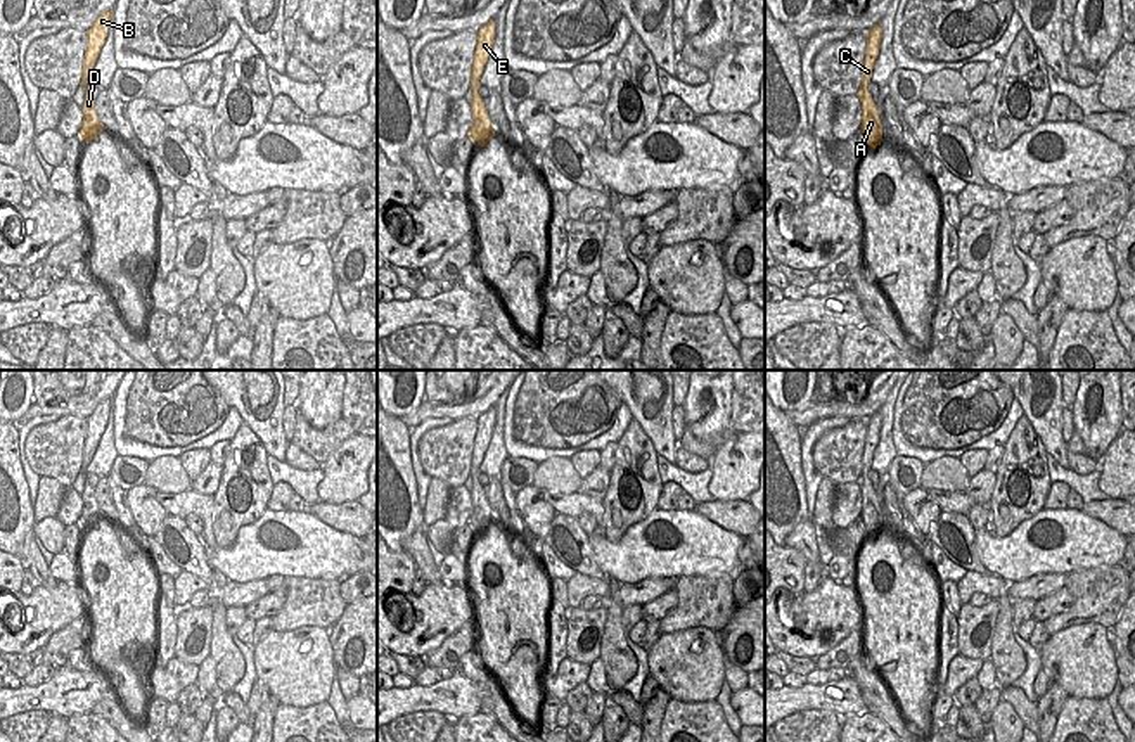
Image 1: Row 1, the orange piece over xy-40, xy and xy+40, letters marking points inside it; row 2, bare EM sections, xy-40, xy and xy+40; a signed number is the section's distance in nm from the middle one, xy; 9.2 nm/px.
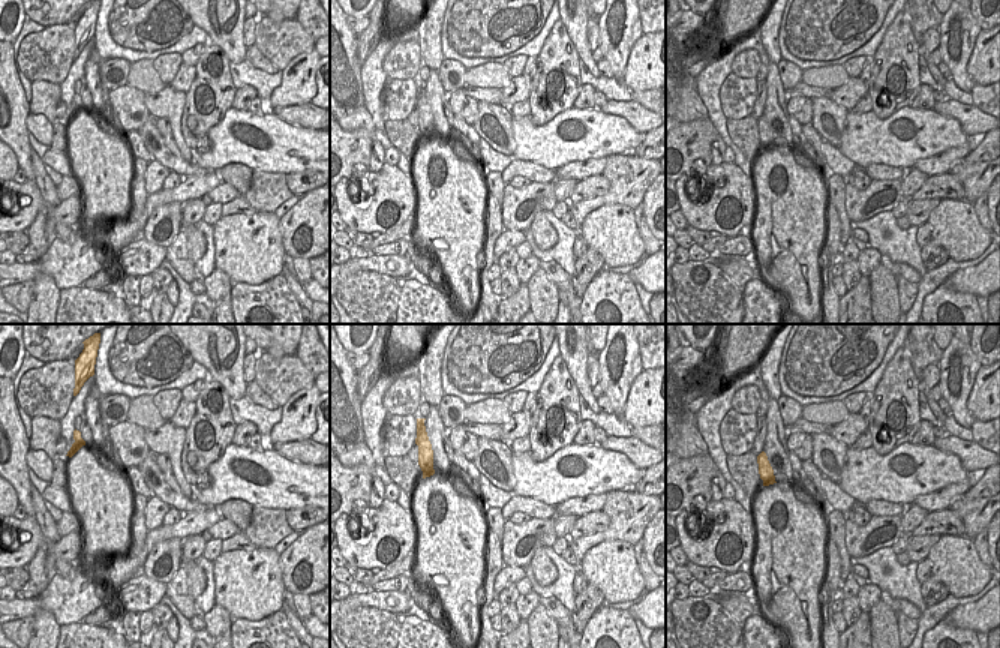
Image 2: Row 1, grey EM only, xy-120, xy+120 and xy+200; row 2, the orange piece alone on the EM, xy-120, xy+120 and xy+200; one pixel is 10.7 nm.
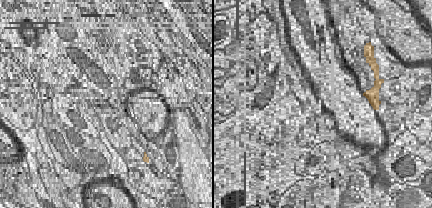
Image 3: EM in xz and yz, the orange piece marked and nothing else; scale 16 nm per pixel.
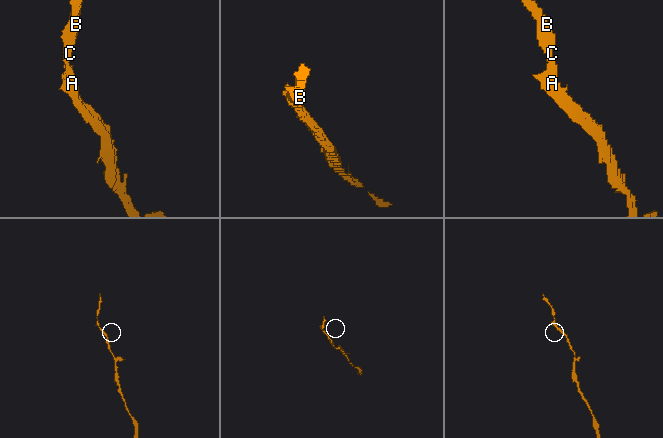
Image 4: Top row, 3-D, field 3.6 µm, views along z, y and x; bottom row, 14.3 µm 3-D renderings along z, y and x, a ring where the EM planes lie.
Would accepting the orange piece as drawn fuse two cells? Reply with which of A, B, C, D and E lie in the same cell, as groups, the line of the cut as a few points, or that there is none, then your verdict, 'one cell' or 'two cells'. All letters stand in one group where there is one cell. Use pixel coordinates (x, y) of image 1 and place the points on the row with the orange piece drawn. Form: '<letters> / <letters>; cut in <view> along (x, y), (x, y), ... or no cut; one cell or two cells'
A B C D E; no cut; one cell

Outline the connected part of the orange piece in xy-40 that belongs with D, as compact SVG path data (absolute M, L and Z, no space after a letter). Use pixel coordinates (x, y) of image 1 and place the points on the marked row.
M112 10L102 12L92 28L87 31L88 42L83 59L83 74L81 74L81 86L85 88L85 102L81 106L83 112L83 123L78 135L90 144L97 138L99 133L104 131L104 125L99 121L95 112L95 100L88 97L87 80L92 74L95 62L99 59L99 54L106 43L109 24L112 22Z

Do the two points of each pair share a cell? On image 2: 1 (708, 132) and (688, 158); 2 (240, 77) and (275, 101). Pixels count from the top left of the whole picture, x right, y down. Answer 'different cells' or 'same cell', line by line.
1: same cell
2: different cells

